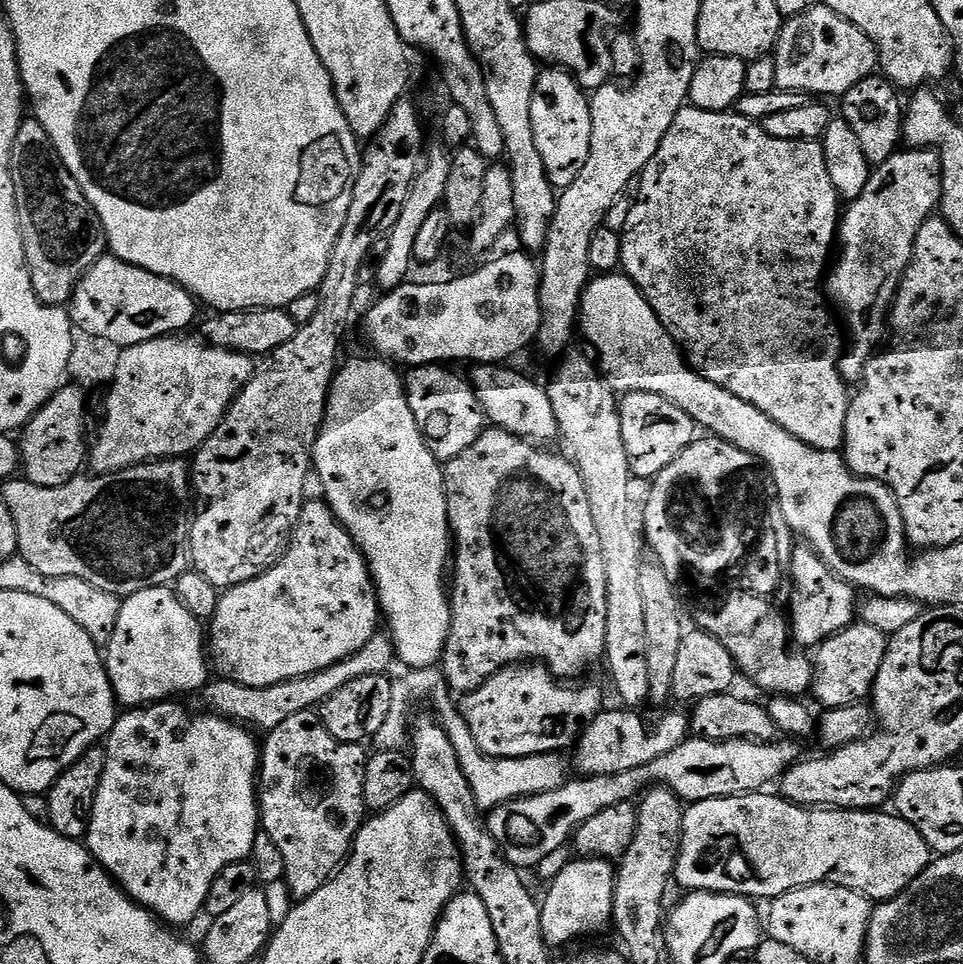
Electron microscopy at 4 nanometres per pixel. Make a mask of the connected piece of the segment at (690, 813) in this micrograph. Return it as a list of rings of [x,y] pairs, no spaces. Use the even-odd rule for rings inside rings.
[[[761,790],[689,803],[684,809],[675,883],[688,892],[714,892],[771,902],[795,888],[831,882],[862,892],[873,902],[883,902],[902,894],[934,859],[932,849],[916,827],[891,811],[806,808],[791,804],[779,794],[768,794]]]

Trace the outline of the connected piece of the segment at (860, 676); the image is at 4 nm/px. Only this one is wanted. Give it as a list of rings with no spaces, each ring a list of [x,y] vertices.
[[[856,622],[851,628],[832,636],[815,649],[810,692],[811,695],[816,695],[821,709],[850,706],[871,697],[878,670],[882,666],[882,658],[888,649],[888,641],[889,637],[882,630],[874,630],[874,626]]]

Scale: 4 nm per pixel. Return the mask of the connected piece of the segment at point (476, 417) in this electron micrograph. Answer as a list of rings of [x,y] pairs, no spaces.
[[[422,364],[407,369],[403,377],[404,392],[410,402],[410,410],[414,414],[414,422],[418,422],[418,430],[424,435],[428,449],[434,458],[447,462],[458,458],[462,450],[470,450],[474,442],[486,430],[486,417],[478,400],[478,394],[472,389],[471,379],[451,372],[451,367],[438,364]]]

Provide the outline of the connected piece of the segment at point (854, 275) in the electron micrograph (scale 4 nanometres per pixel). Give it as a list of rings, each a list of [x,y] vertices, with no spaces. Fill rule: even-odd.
[[[908,148],[875,165],[866,190],[843,209],[838,247],[826,276],[826,292],[831,303],[844,311],[842,324],[850,341],[850,347],[840,357],[840,373],[845,382],[863,381],[864,368],[885,343],[892,303],[912,260],[918,230],[940,208],[941,194],[939,152],[931,148]]]

